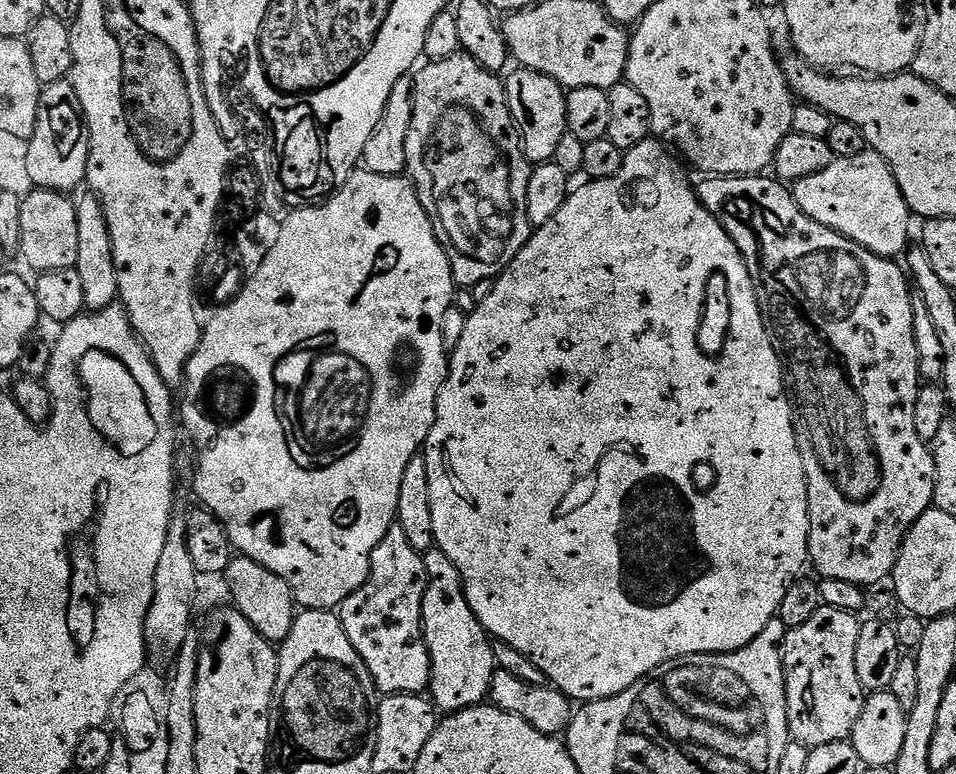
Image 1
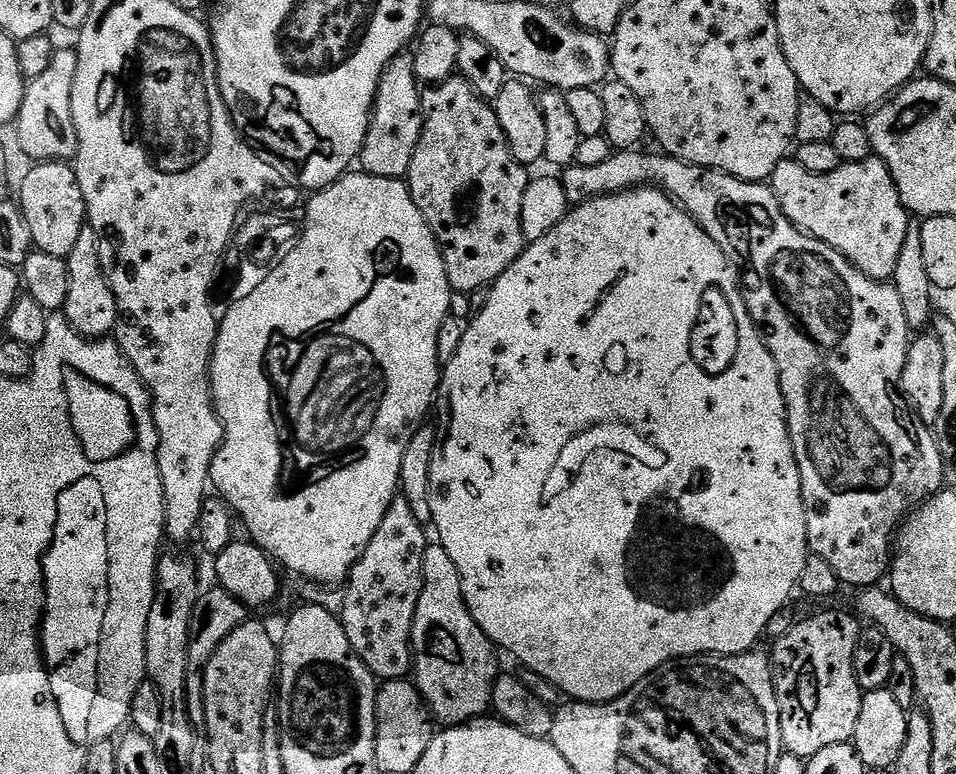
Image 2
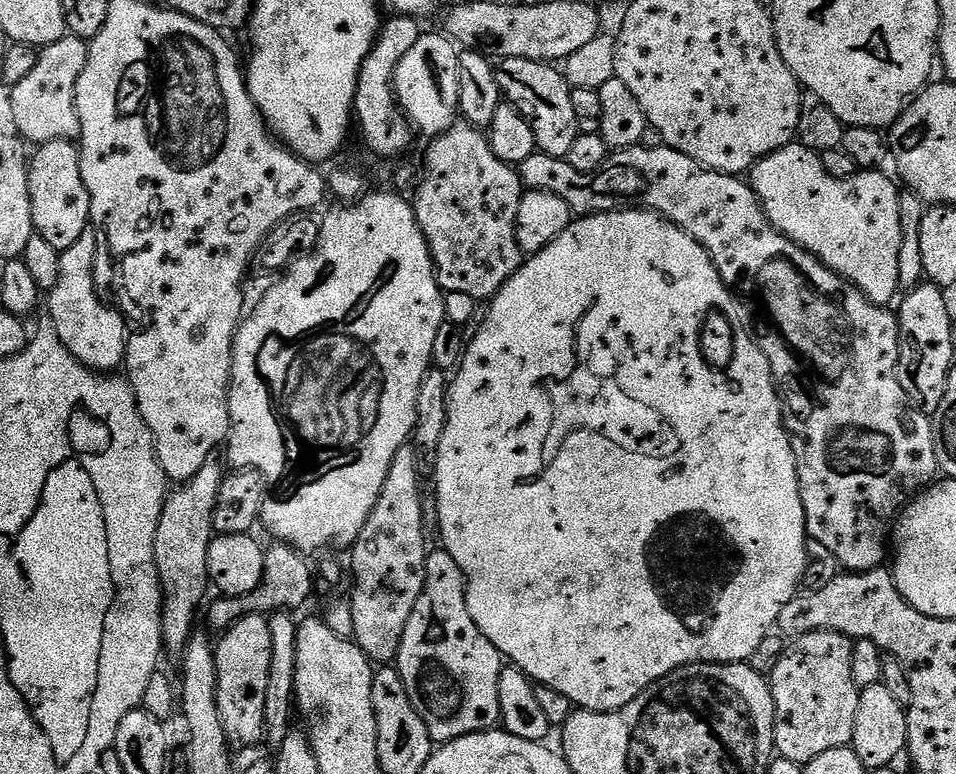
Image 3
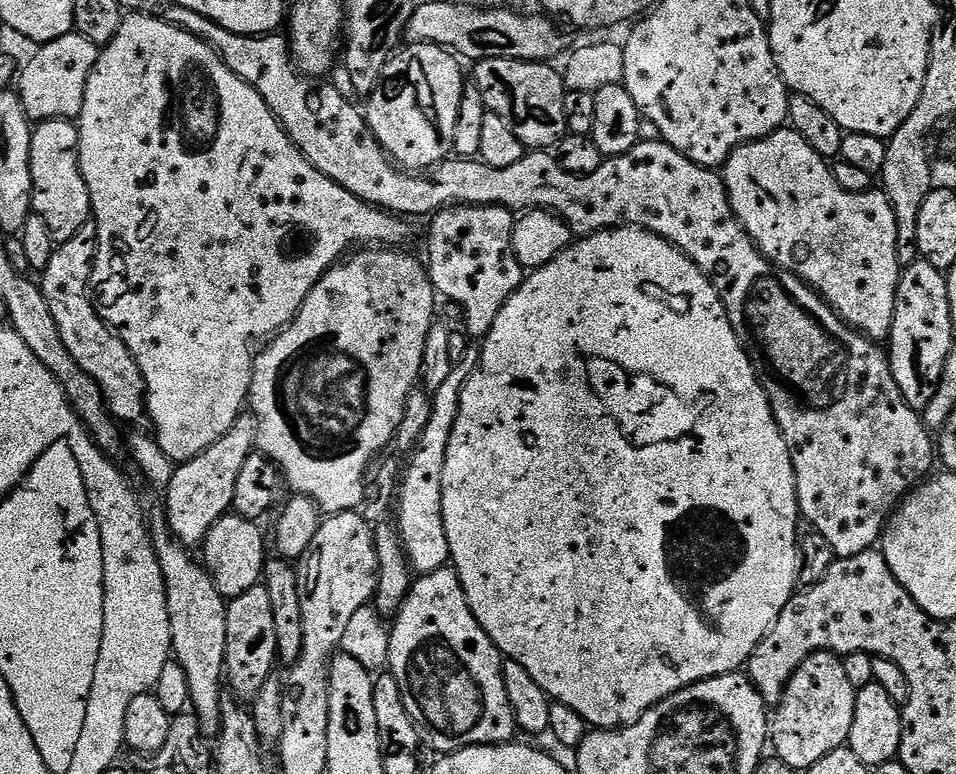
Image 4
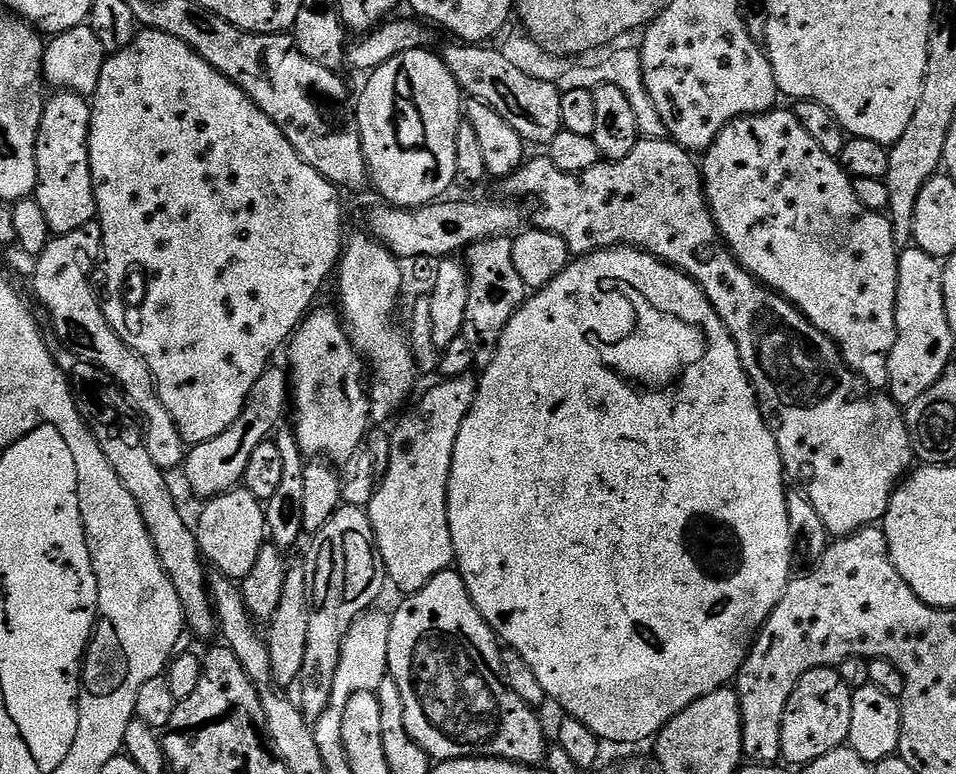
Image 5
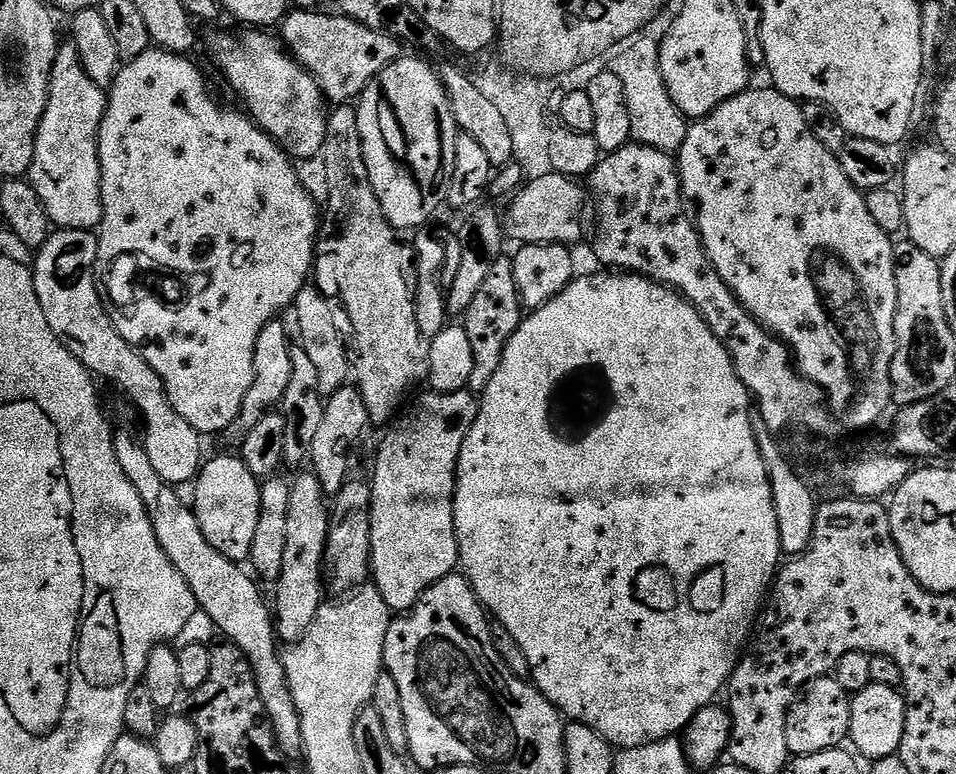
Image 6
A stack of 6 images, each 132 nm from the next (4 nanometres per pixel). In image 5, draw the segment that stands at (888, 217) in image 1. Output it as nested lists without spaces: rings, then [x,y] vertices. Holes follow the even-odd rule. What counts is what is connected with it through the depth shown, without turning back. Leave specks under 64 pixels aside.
[[[780,111],[760,112],[757,116],[740,116],[720,131],[716,141],[706,149],[702,156],[704,198],[708,201],[708,208],[718,226],[720,237],[732,251],[732,257],[764,287],[771,288],[779,296],[786,297],[812,325],[822,330],[822,334],[830,337],[840,347],[844,361],[853,373],[863,383],[865,380],[872,387],[869,389],[887,389],[888,359],[896,341],[896,291],[898,290],[898,262],[900,261],[892,233],[892,222],[885,213],[866,210],[866,206],[858,202],[858,197],[854,195],[852,177],[844,171],[837,157],[826,154],[826,150],[822,150],[822,146],[818,146],[818,142],[814,142],[814,138],[810,138],[806,130],[802,130],[802,122],[798,122],[795,111]]]

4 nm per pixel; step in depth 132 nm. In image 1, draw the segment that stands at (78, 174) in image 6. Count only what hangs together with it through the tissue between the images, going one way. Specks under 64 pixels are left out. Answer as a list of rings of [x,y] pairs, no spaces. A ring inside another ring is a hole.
[[[36,188],[21,199],[21,246],[19,255],[33,268],[33,273],[74,268],[78,262],[78,214],[71,195],[45,188]]]

